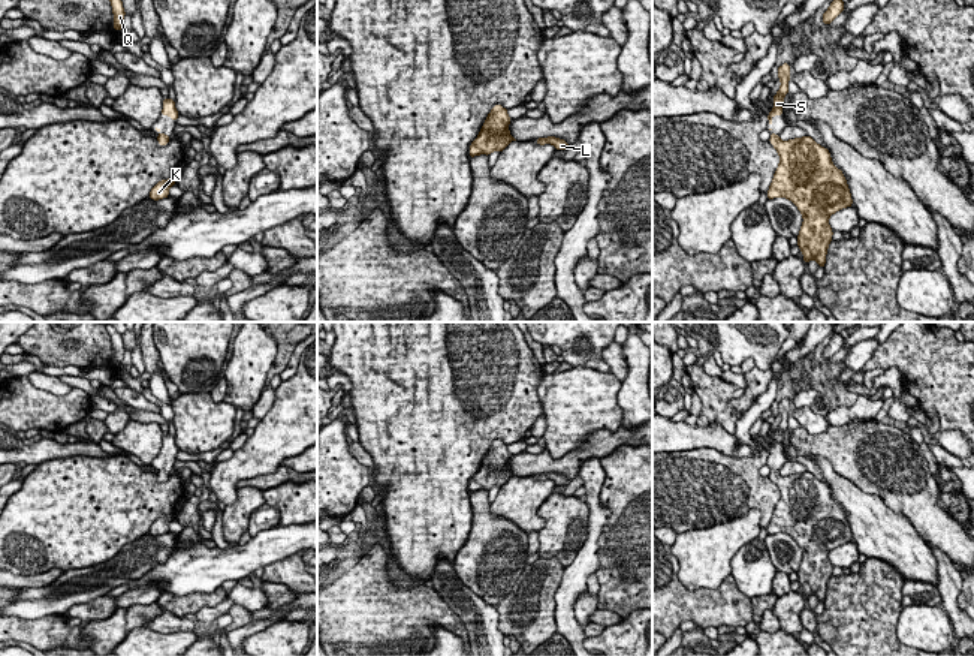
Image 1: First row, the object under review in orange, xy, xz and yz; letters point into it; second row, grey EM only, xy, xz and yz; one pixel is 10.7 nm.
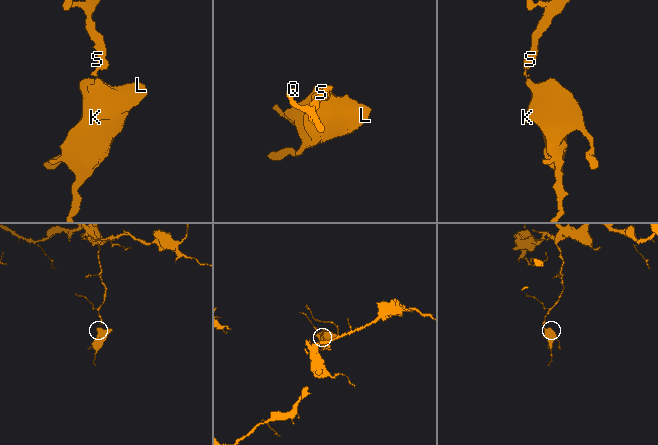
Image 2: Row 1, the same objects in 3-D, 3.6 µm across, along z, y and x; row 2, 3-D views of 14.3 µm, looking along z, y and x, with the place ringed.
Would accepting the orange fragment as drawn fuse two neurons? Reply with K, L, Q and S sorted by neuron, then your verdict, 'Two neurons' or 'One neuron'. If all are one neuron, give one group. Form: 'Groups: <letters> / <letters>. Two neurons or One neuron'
Groups: K L Q S. One neuron

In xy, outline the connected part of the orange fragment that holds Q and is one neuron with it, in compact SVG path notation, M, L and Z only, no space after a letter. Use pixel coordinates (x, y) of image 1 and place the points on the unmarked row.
M106 325L106 331L111 335L111 341L112 341L112 349L114 349L114 364L117 367L121 367L121 361L124 358L124 343L123 343L123 337L121 334L118 334L112 325Z

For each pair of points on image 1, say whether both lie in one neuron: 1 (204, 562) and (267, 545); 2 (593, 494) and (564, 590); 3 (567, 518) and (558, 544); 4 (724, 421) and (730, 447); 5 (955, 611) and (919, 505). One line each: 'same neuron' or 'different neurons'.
1: same neuron
2: same neuron
3: same neuron
4: different neurons
5: different neurons

